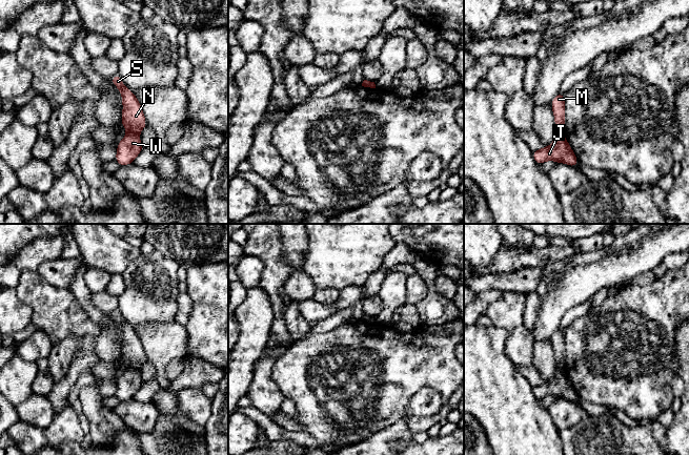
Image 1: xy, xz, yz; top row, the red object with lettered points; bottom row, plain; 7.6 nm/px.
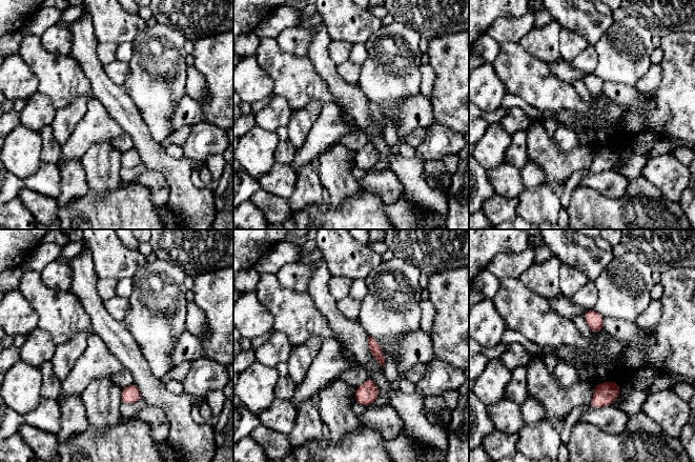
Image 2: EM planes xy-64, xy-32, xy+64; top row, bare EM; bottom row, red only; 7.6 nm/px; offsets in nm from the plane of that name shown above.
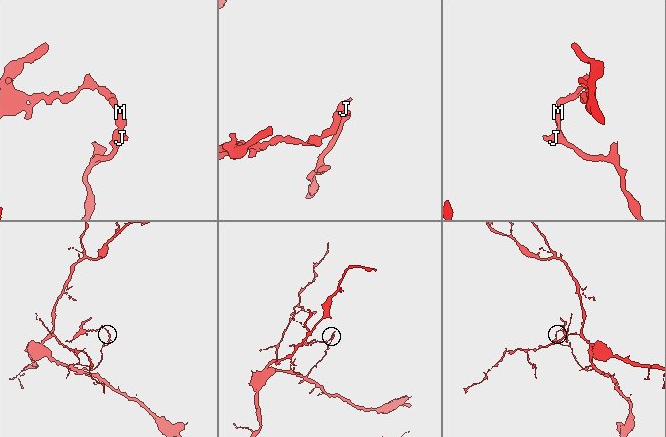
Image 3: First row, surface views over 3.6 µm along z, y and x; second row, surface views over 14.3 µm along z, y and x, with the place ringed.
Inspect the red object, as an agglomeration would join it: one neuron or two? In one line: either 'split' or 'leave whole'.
split

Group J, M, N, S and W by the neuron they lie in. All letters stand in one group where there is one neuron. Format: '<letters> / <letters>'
J W / M N S

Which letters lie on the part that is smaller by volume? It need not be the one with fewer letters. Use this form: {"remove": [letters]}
{"remove": ["M", "N", "S"]}

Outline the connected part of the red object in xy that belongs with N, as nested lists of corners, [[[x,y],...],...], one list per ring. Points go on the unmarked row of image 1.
[[[116,309],[109,315],[119,325],[122,331],[122,361],[127,368],[139,370],[147,361],[139,335],[135,329],[123,319],[119,309]]]

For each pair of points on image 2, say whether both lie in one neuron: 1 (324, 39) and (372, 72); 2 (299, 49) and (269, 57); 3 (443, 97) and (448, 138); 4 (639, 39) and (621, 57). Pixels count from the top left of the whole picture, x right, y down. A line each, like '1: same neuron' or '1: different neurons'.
1: different neurons
2: different neurons
3: different neurons
4: same neuron

